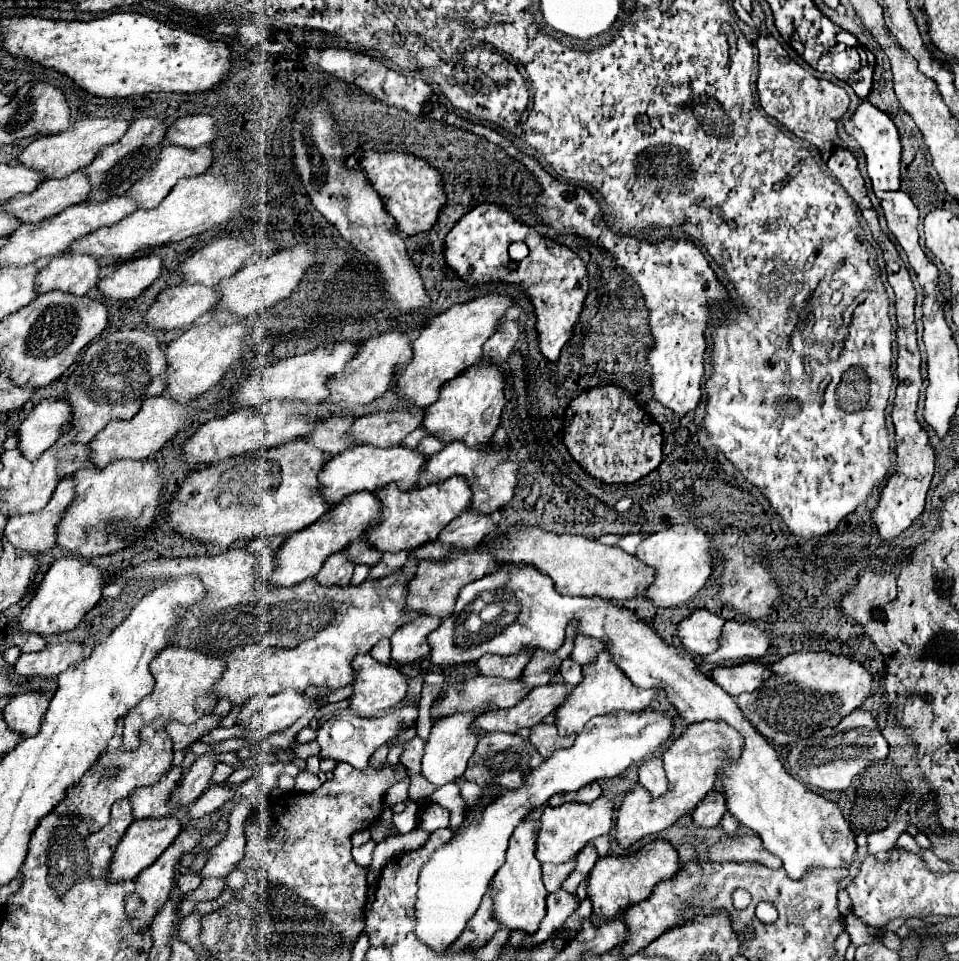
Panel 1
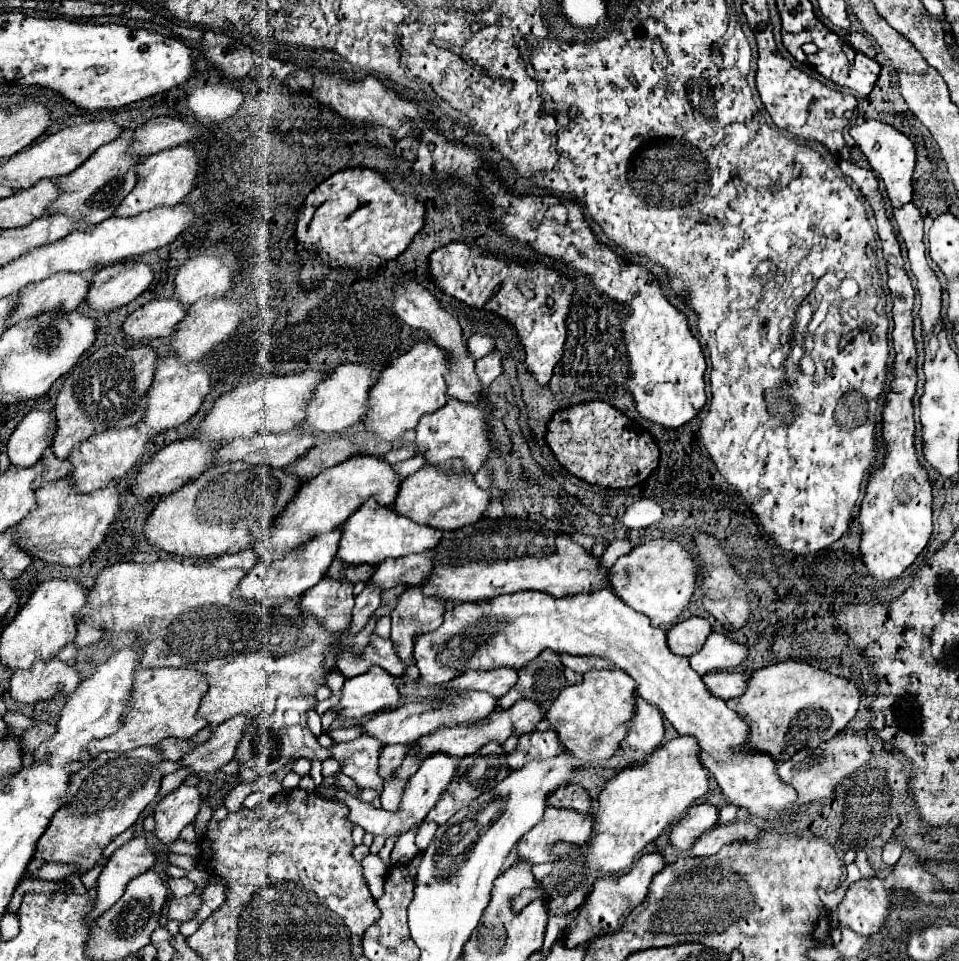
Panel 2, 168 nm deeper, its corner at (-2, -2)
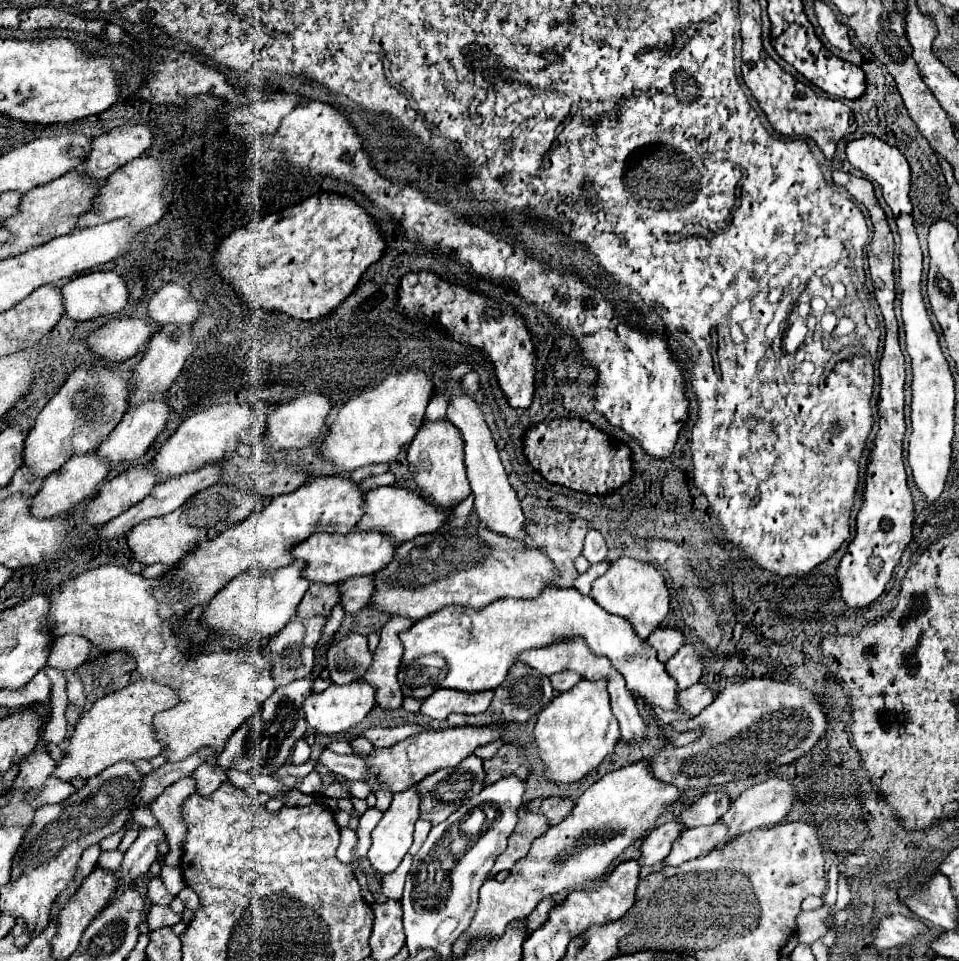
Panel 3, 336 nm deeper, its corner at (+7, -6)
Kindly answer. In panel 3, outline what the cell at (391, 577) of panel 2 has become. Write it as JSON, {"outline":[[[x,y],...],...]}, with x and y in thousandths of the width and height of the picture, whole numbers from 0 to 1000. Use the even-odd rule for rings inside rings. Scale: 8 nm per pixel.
{"outline":[[[372,598],[356,609],[356,627],[364,638],[372,638],[385,630],[389,621],[389,598]]]}

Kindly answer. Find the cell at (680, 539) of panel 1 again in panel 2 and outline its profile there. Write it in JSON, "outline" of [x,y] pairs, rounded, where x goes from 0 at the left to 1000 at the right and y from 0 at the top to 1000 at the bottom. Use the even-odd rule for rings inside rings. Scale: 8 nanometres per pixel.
{"outline":[[[684,561],[661,569],[655,578],[647,580],[636,592],[636,613],[659,634],[678,642],[680,652],[690,652],[713,636],[726,613],[726,588],[709,565]]]}

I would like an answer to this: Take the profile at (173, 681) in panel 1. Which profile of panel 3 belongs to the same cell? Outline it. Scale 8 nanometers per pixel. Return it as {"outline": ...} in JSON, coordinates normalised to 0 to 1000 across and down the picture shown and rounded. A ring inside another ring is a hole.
{"outline":[[[160,707],[141,709],[124,719],[105,725],[93,740],[87,742],[84,750],[80,752],[78,763],[72,769],[70,784],[57,798],[57,809],[66,813],[72,813],[76,809],[91,811],[122,792],[145,792],[168,786],[170,773],[164,769],[160,746],[166,740],[182,736],[187,729],[187,723],[178,715],[162,711]]]}

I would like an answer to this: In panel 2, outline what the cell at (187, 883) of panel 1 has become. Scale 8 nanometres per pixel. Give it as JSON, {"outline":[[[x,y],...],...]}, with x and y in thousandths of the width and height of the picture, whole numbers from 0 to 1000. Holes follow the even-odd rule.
{"outline":[[[190,913],[190,915],[175,915],[175,925],[177,925],[179,933],[194,933],[194,931],[198,931],[204,925],[204,921],[200,917],[196,917],[194,913]]]}

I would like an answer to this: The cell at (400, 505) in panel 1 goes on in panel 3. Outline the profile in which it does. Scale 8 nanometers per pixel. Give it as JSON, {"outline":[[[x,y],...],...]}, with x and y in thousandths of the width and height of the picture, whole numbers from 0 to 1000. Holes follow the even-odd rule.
{"outline":[[[366,553],[362,557],[347,557],[347,555],[326,555],[318,565],[312,565],[306,569],[303,578],[308,582],[314,582],[320,586],[320,592],[316,596],[318,602],[347,609],[356,607],[368,598],[385,598],[391,594],[397,594],[397,590],[406,588],[410,584],[410,578],[414,575],[416,565],[397,553]]]}

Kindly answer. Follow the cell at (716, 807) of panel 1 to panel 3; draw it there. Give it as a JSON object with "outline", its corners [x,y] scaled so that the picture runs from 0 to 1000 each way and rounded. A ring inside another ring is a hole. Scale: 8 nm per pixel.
{"outline":[[[698,854],[698,856],[691,856],[687,861],[683,861],[670,875],[668,879],[668,888],[670,888],[670,898],[673,900],[683,900],[683,898],[689,898],[698,886],[700,886],[700,879],[702,875],[710,869],[710,865],[716,863],[710,854]]]}

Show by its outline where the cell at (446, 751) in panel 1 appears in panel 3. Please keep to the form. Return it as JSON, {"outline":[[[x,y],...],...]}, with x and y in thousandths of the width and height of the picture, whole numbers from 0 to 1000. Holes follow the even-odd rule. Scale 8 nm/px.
{"outline":[[[435,815],[426,821],[416,823],[414,827],[410,827],[410,834],[408,834],[406,842],[399,846],[399,852],[387,865],[389,877],[387,877],[387,883],[385,883],[383,892],[385,892],[391,906],[395,906],[399,911],[412,906],[412,902],[418,898],[420,890],[426,886],[426,881],[431,877],[431,858],[437,852],[437,838],[439,838],[439,829],[435,827]]]}

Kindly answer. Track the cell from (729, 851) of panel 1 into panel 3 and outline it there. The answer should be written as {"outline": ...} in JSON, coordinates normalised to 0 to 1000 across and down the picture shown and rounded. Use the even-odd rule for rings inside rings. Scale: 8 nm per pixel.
{"outline":[[[754,856],[714,863],[712,869],[702,877],[700,888],[691,898],[706,902],[718,894],[737,890],[741,883],[746,883],[750,877],[756,875],[756,869],[758,869],[758,865],[756,865]]]}

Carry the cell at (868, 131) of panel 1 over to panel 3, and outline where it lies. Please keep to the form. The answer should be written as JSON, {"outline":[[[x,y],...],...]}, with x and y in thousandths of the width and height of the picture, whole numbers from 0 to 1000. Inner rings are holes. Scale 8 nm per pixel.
{"outline":[[[912,140],[883,147],[883,168],[902,182],[948,182],[946,165],[935,153]]]}

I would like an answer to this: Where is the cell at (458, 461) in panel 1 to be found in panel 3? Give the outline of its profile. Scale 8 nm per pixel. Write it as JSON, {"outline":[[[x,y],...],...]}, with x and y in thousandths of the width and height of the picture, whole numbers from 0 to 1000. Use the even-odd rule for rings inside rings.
{"outline":[[[408,505],[408,507],[387,509],[381,515],[381,536],[372,544],[372,550],[374,553],[395,550],[399,555],[410,557],[414,565],[420,565],[420,563],[433,561],[435,557],[456,553],[464,542],[466,542],[466,536],[462,534],[462,530],[443,521],[433,509],[422,509],[422,507]]]}

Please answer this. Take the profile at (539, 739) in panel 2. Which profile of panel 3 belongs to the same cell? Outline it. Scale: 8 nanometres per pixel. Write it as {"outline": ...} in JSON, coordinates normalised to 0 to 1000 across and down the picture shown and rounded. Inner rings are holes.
{"outline":[[[525,775],[518,786],[510,792],[504,792],[506,796],[506,817],[512,817],[520,813],[527,806],[539,806],[543,811],[550,811],[552,806],[552,792],[547,788],[547,777],[541,775]]]}

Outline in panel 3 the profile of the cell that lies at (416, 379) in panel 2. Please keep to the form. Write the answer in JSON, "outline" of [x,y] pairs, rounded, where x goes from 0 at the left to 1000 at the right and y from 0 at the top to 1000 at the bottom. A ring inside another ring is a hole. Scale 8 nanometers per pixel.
{"outline":[[[422,384],[418,388],[404,390],[399,399],[376,407],[372,413],[351,426],[343,444],[343,453],[335,463],[335,473],[362,490],[370,490],[372,486],[385,482],[410,480],[433,455],[449,413],[452,399],[445,386]]]}

